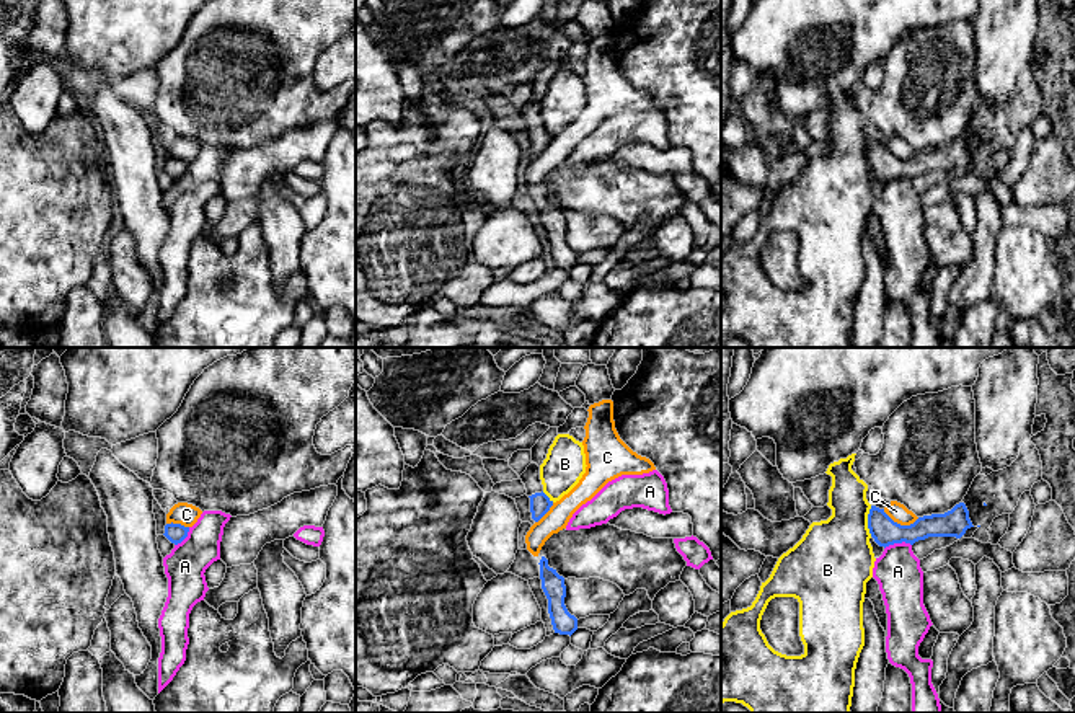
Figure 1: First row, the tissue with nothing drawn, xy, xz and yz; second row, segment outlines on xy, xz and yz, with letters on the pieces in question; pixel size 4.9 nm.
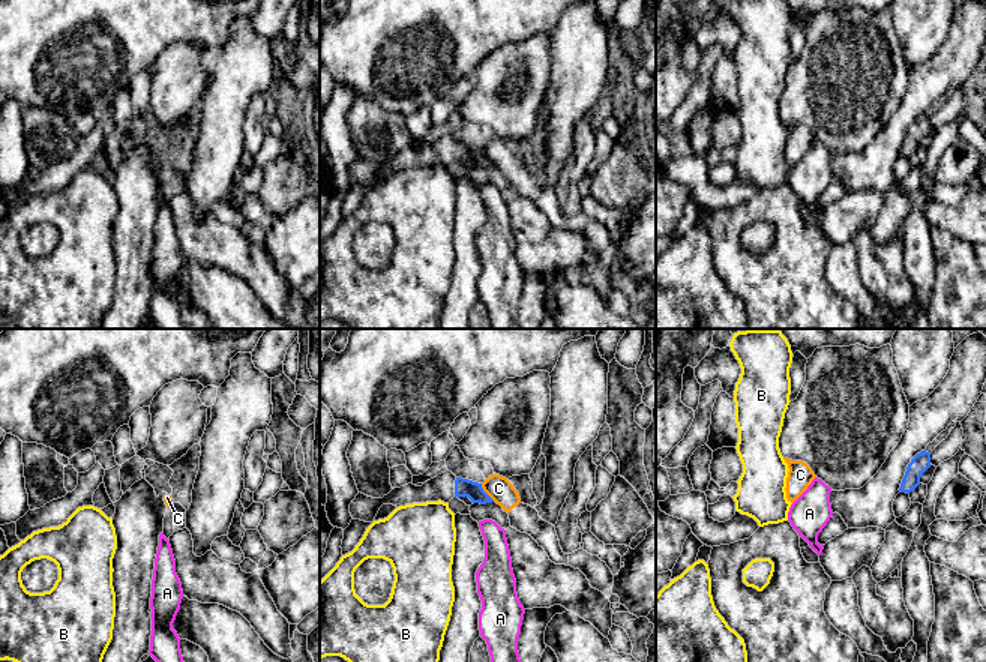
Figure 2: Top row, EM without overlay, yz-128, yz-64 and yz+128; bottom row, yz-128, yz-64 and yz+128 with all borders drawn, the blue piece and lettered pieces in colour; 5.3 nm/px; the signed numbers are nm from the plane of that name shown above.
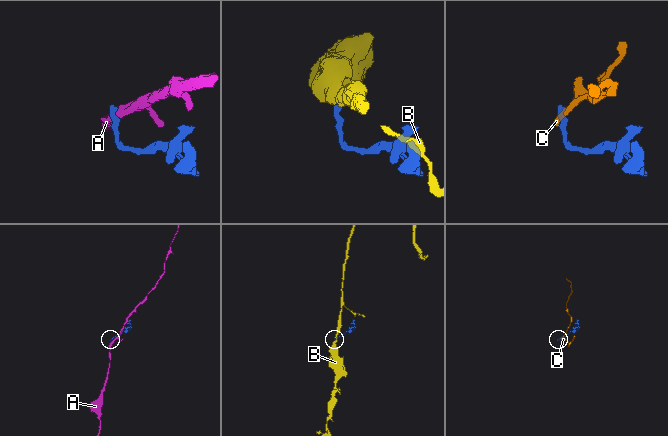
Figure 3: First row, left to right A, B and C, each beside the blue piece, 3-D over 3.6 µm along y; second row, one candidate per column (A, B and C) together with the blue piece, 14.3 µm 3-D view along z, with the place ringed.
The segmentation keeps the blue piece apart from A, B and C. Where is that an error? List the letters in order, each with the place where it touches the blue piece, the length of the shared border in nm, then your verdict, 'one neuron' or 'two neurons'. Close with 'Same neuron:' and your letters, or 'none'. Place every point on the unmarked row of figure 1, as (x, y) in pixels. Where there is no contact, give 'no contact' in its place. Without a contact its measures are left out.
A: meets blue in yz at (898, 177); contact 140 nm long; two neurons
B: meets blue in yz at (868, 155); contact 150 nm long; two neurons
C: meets blue in yz at (899, 159); contact 190 nm long; two neurons
Same neuron: none

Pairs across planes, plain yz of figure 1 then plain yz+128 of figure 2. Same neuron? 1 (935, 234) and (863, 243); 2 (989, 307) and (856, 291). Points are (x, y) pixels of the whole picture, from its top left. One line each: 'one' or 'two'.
1: two
2: two

